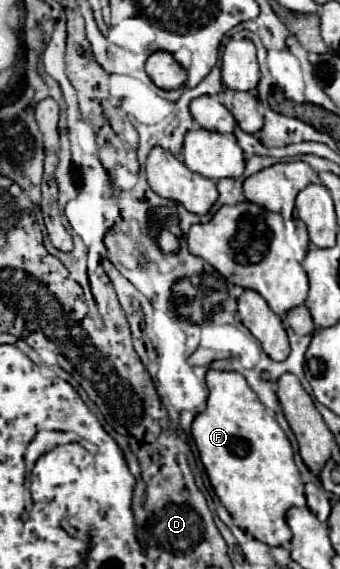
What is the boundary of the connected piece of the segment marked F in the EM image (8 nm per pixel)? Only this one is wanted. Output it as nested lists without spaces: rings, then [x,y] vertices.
[[[208,370],[206,384],[210,390],[208,406],[194,418],[191,438],[200,452],[200,460],[206,468],[210,484],[214,486],[220,502],[226,506],[238,528],[250,532],[256,540],[268,546],[286,546],[292,538],[292,532],[286,524],[286,510],[292,506],[306,506],[304,486],[307,480],[300,478],[300,472],[294,464],[292,444],[278,426],[276,418],[268,414],[256,392],[252,392],[242,374]]]

